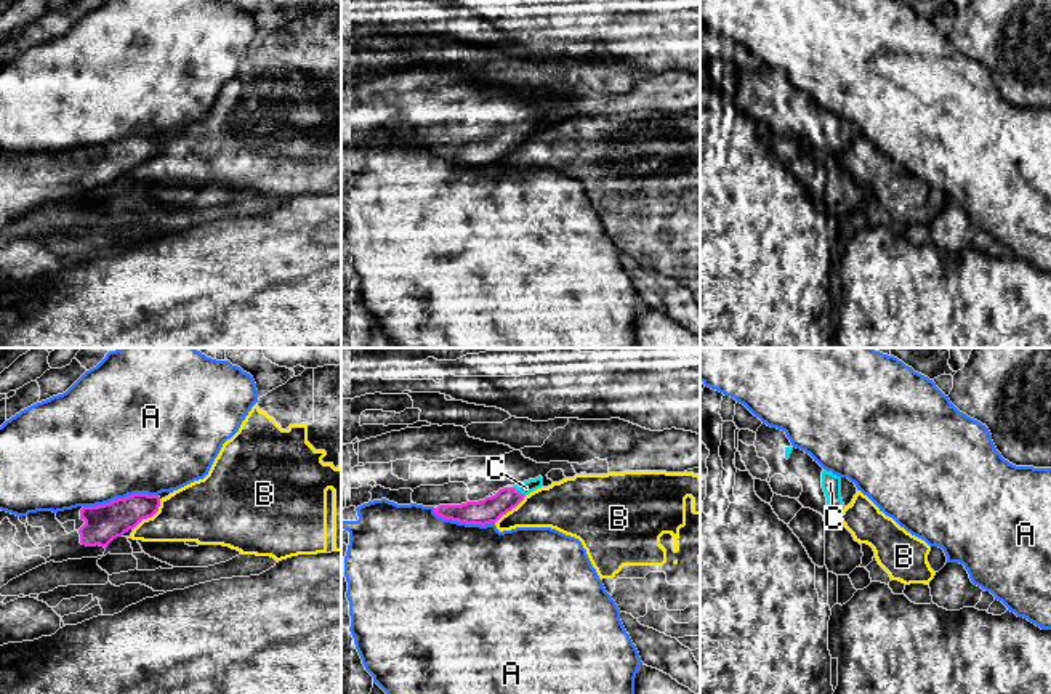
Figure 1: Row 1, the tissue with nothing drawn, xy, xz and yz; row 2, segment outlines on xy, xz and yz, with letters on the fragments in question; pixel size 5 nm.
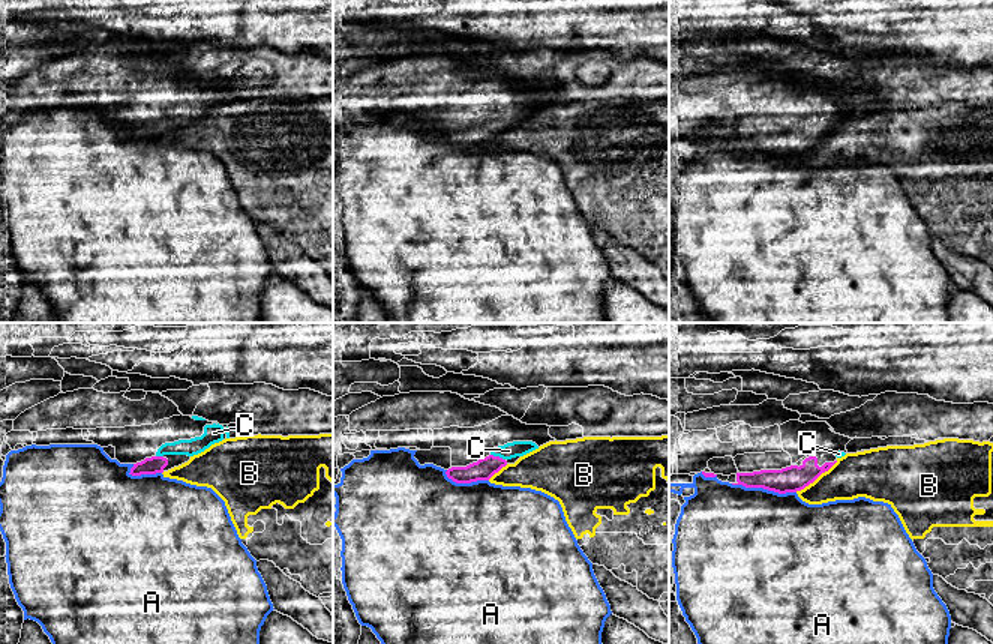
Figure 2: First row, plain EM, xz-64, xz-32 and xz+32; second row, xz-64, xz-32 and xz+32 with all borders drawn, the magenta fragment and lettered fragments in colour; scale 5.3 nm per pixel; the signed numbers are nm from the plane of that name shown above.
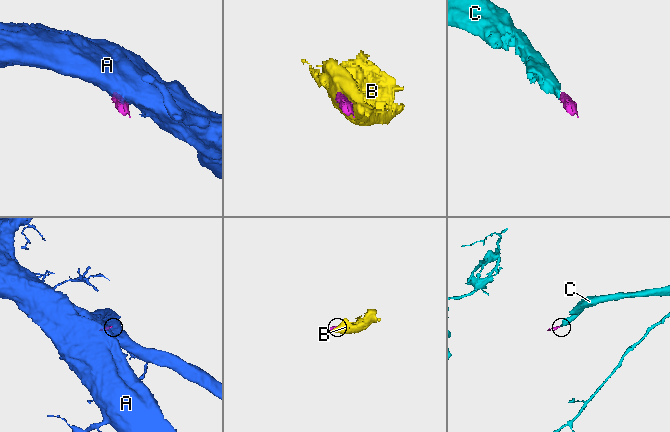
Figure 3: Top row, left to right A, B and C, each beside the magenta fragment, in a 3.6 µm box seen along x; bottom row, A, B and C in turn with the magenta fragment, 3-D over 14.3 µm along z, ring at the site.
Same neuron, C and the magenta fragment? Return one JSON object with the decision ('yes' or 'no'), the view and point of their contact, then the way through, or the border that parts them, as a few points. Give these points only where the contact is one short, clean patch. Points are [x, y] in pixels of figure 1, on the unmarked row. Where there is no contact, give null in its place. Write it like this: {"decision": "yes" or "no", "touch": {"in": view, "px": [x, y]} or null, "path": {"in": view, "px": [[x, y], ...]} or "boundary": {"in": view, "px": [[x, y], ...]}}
{"decision": "yes", "touch": {"in": "xz", "px": [518, 132]}, "path": {"in": "xz", "px": [[489, 151], [518, 132], [526, 129]]}}

